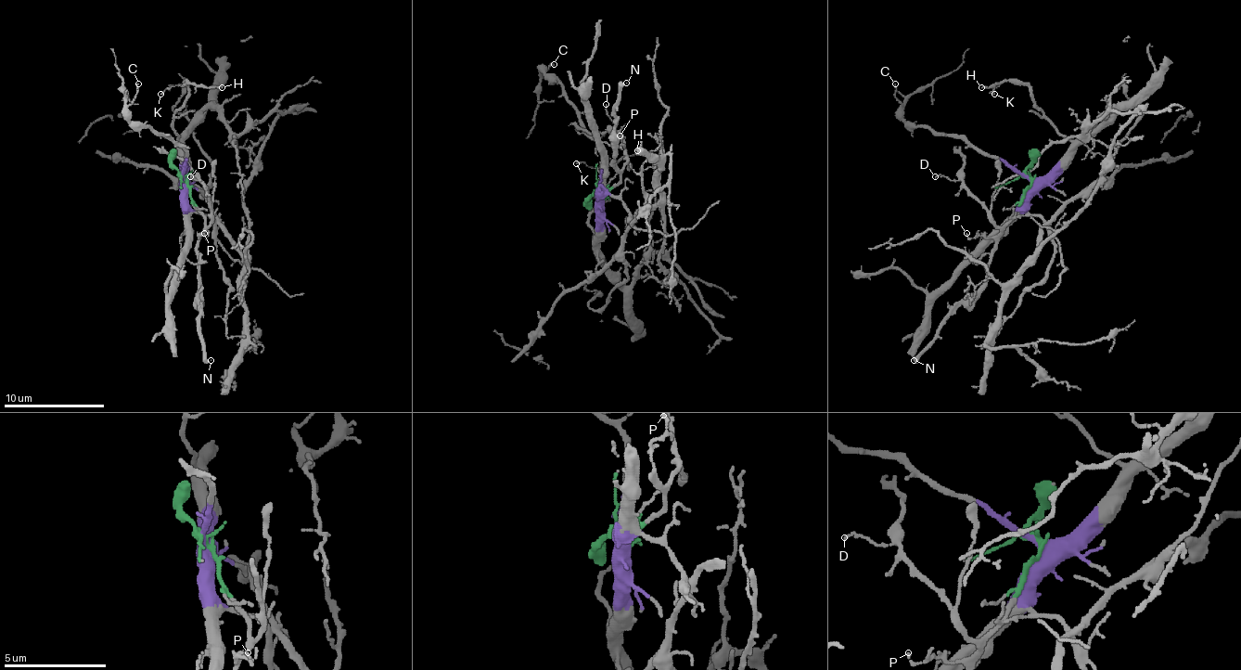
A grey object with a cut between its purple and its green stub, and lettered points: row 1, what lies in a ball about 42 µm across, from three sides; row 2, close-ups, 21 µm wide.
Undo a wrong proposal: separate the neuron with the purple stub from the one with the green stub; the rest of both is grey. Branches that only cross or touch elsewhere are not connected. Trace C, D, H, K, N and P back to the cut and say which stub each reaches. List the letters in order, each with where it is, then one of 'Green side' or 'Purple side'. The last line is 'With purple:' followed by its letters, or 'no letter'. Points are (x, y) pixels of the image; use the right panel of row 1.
C: Place: (895, 83). Purple side
D: Place: (935, 176). Green side
H: Place: (981, 87). Purple side
K: Place: (994, 94). Purple side
N: Place: (914, 360). Green side
P: Place: (966, 233). Green side
With purple: C, H, K

